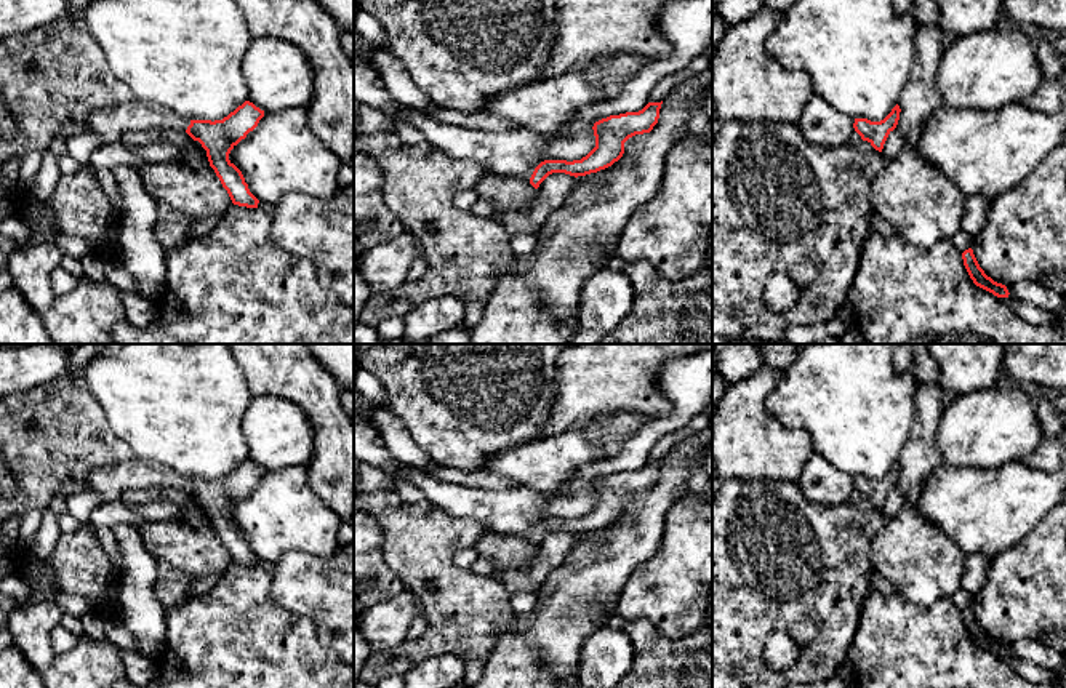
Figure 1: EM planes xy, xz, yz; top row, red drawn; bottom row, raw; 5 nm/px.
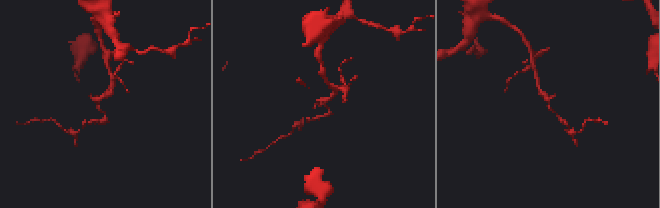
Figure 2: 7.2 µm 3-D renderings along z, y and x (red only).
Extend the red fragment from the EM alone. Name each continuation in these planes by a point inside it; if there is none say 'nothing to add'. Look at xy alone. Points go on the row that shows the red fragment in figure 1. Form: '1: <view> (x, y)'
1: xy (111, 124)

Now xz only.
1: xz (516, 152)

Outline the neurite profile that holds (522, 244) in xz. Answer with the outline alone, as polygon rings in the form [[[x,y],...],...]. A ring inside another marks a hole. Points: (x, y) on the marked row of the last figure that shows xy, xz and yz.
[[[517,234],[517,235],[512,235],[511,243],[512,243],[512,250],[517,256],[530,254],[536,250],[538,238],[533,234]]]

